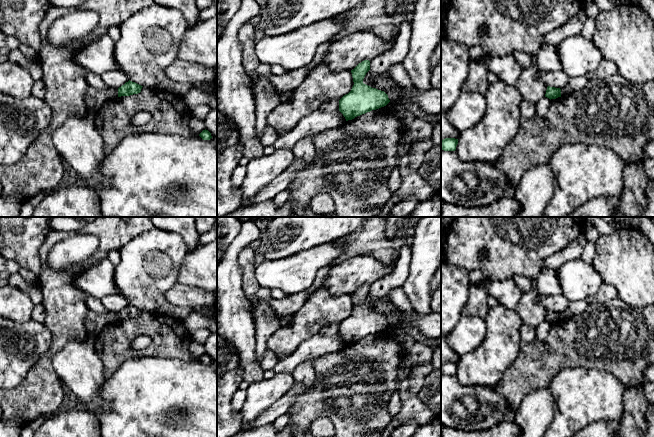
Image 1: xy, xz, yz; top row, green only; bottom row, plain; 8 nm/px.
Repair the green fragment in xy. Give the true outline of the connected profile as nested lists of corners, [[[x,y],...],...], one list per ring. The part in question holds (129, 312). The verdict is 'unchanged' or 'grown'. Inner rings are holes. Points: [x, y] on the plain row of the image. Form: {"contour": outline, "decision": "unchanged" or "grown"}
{"contour": [[[129,304],[118,312],[118,321],[138,318],[141,316],[142,311],[143,310]]], "decision": "unchanged"}

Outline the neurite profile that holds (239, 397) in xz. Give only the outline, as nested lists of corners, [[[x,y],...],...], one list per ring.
[[[240,389],[237,390],[233,395],[231,401],[232,408],[240,411],[243,404],[245,403],[245,400],[246,400],[246,391]]]

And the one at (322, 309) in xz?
[[[320,288],[292,315],[292,322],[288,326],[281,325],[270,336],[267,341],[267,349],[273,352],[279,361],[283,361],[287,356],[291,355],[303,341],[318,335],[324,326],[340,324],[351,315],[353,309],[354,306],[350,294],[334,296],[326,289]]]

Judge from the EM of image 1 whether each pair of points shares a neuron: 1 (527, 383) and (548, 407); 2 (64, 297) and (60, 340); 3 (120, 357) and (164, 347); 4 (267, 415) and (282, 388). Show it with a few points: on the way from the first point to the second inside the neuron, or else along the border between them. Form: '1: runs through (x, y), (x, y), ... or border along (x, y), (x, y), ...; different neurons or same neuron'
1: border along (546, 386), (530, 391), (518, 407); different neurons
2: runs through (64, 308), (64, 329); same neuron
3: runs through (131, 354), (153, 350); same neuron
4: border along (291, 387), (256, 418); different neurons

